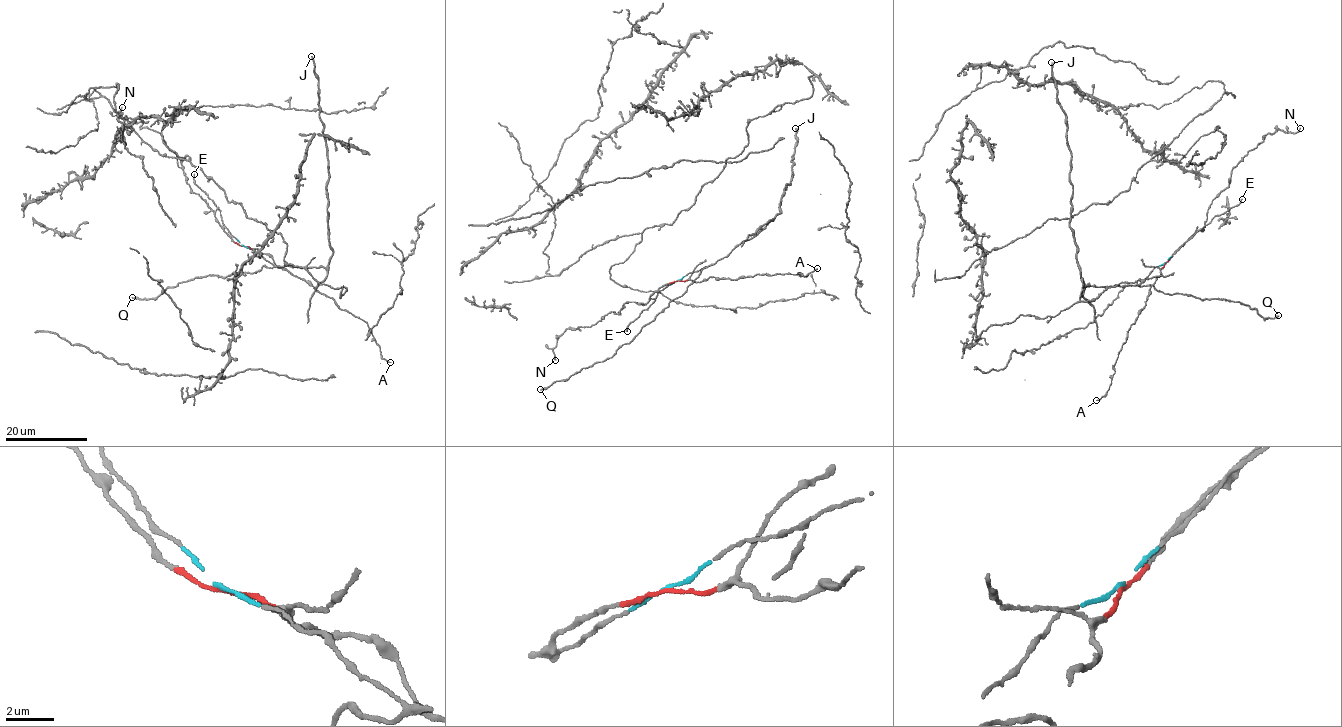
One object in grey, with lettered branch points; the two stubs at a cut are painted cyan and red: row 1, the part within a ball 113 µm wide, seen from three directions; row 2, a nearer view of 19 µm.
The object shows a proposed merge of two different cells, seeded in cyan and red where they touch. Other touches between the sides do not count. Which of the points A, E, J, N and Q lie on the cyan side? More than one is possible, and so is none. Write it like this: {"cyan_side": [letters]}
{"cyan_side": ["E", "J", "Q"]}

